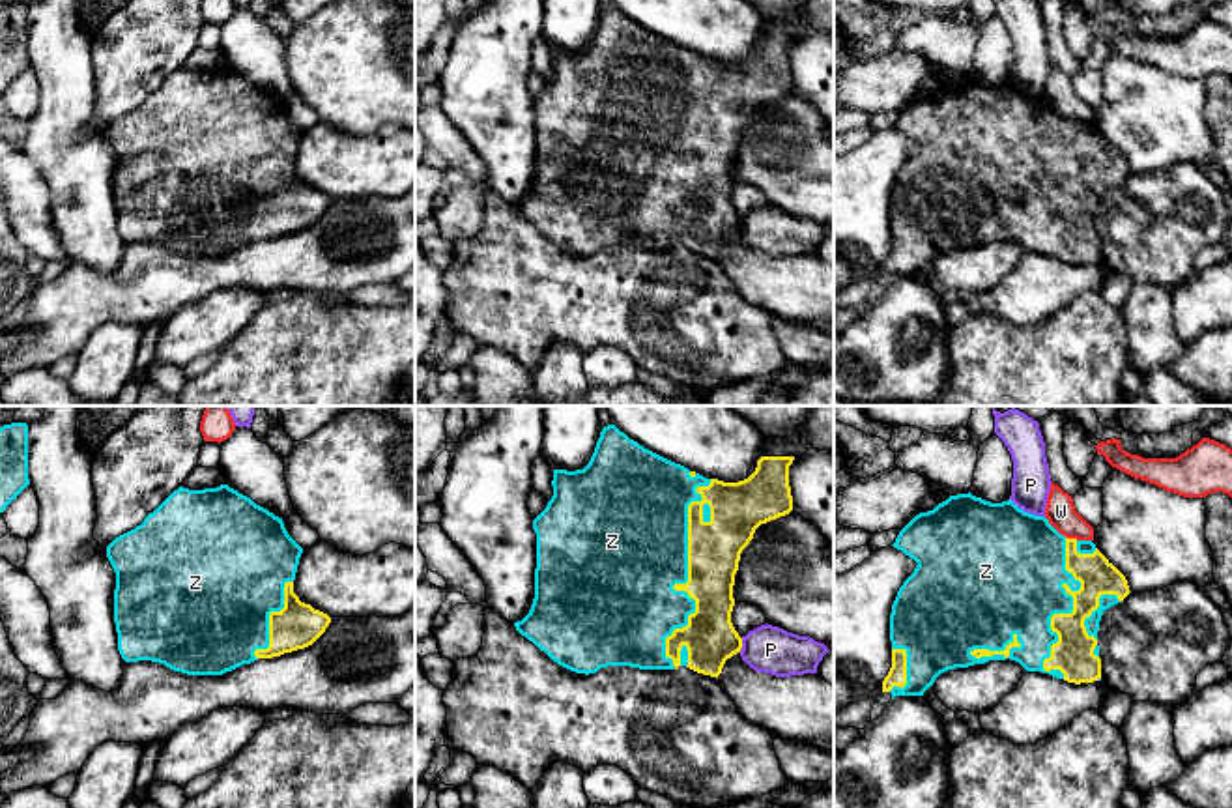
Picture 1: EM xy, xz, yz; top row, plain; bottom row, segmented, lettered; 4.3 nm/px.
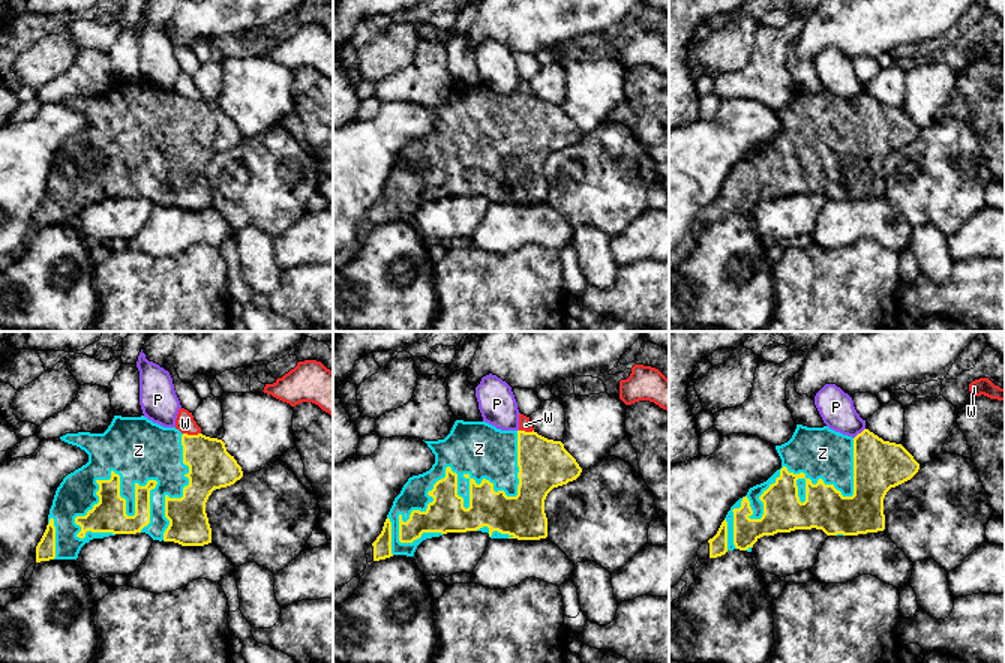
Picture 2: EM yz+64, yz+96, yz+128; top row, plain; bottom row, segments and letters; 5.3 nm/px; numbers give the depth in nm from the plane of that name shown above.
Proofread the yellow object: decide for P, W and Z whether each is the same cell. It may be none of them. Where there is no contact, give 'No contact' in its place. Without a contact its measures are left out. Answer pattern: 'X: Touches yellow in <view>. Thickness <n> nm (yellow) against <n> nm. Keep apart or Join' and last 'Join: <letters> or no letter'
P: Touches yellow in xz. Thickness 220 nm (yellow) against 200 nm. Keep apart
W: Touches yellow in yz. Thickness 160 nm (yellow) against 130 nm. Keep apart
Z: Touches yellow in xz. Thickness 220 nm (yellow) against 420 nm. Join
Join: Z

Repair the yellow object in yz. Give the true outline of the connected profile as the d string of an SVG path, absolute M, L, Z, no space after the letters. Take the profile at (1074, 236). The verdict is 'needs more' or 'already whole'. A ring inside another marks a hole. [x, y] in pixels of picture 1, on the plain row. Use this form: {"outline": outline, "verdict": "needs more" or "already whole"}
{"outline": "M968 73L916 95L892 127L918 146L892 185L892 249L882 273L924 277L948 251L1006 239L1075 266L1101 262L1099 202L1131 172L1092 122L1060 116L1011 80L991 84Z", "verdict": "needs more"}

